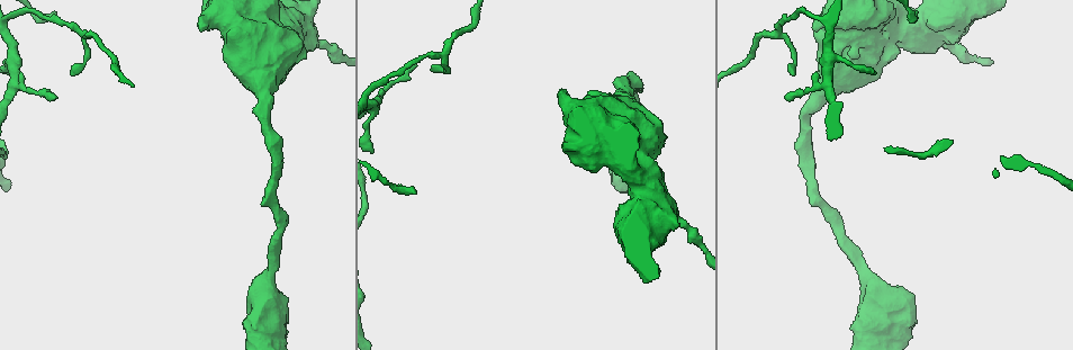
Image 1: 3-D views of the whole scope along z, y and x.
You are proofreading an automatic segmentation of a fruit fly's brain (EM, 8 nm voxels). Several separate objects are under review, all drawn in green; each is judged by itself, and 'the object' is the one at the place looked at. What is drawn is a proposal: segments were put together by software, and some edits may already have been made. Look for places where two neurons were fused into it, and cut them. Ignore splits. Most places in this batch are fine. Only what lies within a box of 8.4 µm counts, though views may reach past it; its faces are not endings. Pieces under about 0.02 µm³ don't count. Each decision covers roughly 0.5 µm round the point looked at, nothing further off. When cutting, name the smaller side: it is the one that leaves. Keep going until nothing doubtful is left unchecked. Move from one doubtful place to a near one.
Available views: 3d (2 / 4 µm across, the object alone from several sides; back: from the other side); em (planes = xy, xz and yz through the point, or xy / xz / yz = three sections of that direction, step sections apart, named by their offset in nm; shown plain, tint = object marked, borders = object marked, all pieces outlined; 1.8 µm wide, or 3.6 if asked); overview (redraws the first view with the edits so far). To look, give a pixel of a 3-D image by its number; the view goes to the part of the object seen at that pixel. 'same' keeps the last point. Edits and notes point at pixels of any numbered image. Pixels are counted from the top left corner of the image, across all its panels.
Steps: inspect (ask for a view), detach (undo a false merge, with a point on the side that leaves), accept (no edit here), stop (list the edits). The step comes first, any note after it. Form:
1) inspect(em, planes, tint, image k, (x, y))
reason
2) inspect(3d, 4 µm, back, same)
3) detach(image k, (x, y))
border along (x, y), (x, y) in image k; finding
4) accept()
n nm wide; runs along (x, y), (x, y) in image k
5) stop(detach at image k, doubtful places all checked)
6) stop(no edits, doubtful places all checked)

inspect(em, 3.6 µm, xz, step 16, tint, image 1, (877, 297))
sharp bend

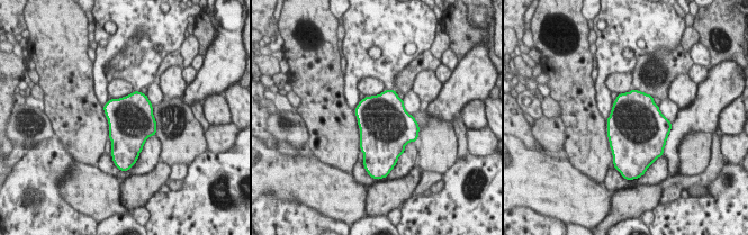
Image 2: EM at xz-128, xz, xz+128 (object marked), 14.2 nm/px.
inspect(em, 3.6 µm, planes, tint, same)

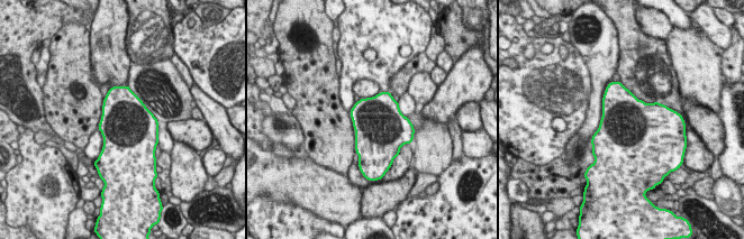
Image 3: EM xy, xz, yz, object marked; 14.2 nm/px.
accept()
all the same neuron

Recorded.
inspect(3d, 4 µm, image 1, (652, 213))

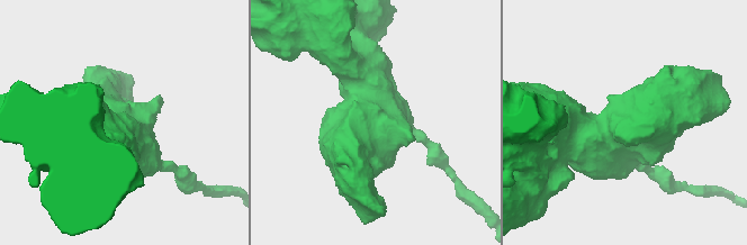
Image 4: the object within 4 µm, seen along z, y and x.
inspect(em, 3.6 µm, planes, tint, image 4, (375, 123))
need the tissue

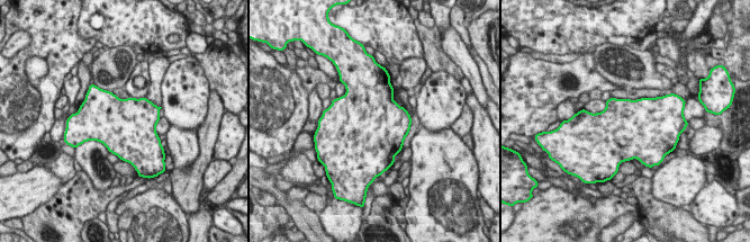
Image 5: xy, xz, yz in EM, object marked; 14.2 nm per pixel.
accept()
850 nm wide; one neuron here

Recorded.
inspect(em, planes, plain, image 1, (15, 86))
calibre changes

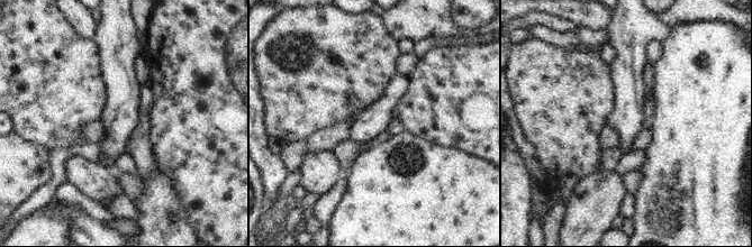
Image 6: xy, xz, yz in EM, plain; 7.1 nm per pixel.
inspect(em, planes, tint, same)
where the object lies

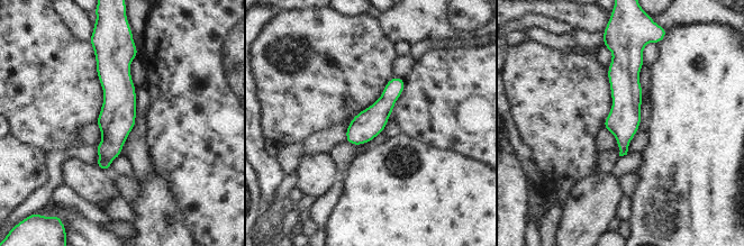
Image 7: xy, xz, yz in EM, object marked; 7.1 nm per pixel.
accept()
220 nm wide; runs along (114, 56), (107, 167) in image 7; continuous, no second neuron

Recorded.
stop(no edits, doubtful places all checked)

